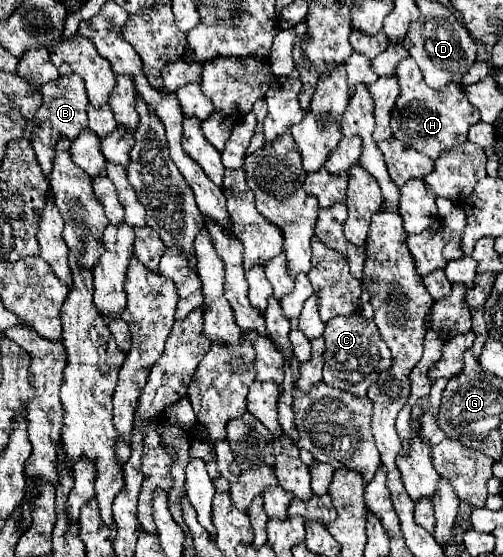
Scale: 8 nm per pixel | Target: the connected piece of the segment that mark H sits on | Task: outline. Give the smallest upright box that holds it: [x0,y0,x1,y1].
[392,58,480,160]

